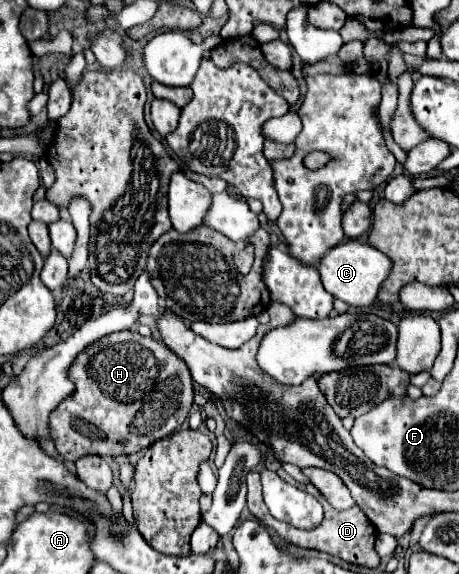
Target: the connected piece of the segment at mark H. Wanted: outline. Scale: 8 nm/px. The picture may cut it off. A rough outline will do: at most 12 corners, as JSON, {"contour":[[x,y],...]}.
{"contour":[[133,330],[71,364],[63,460],[123,456],[193,406],[187,364]]}

